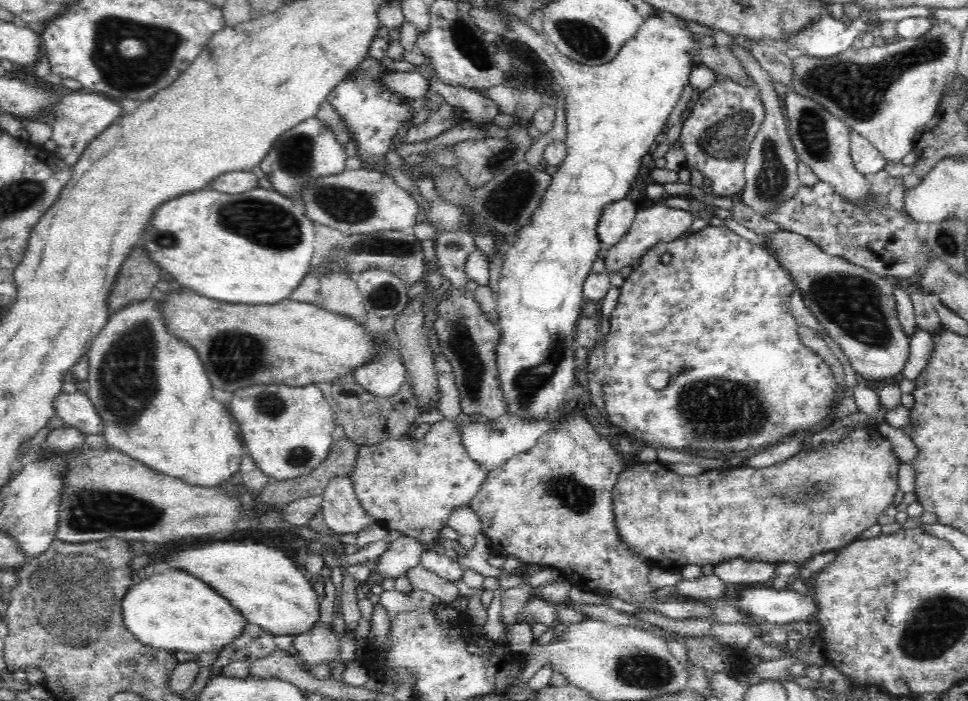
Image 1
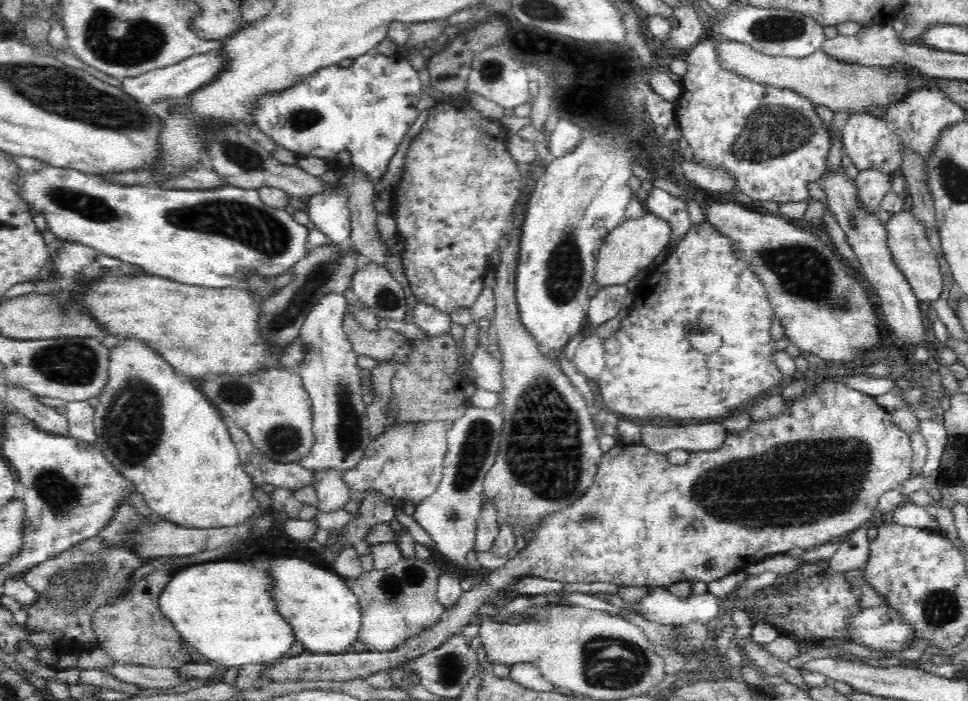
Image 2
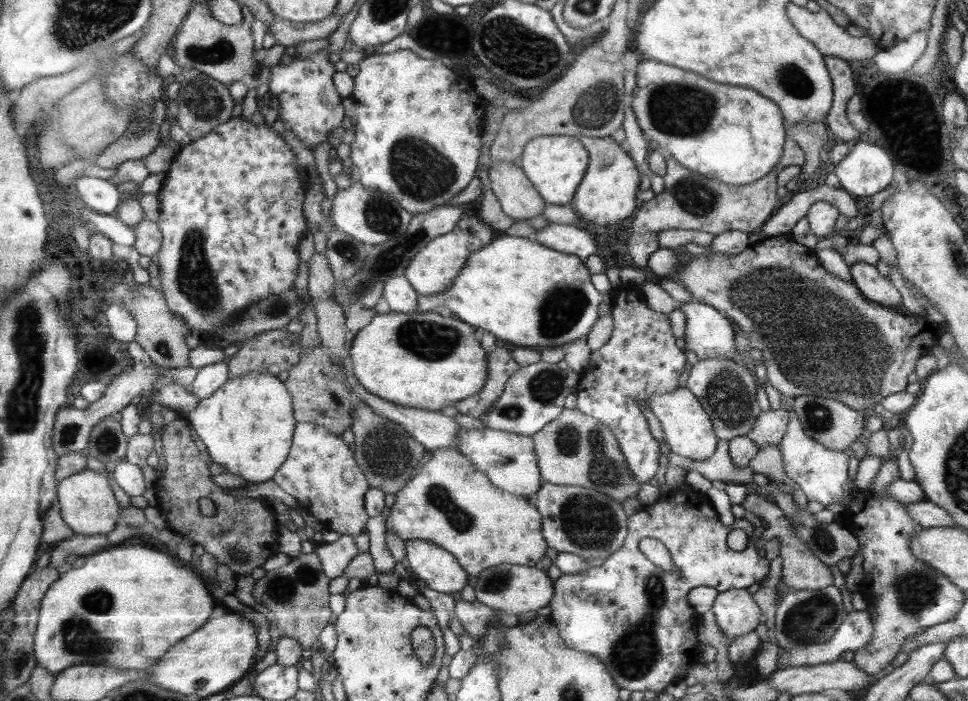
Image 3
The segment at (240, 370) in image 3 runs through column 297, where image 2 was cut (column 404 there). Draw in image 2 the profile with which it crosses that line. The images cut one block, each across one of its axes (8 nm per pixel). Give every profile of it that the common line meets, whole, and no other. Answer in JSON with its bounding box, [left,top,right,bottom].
[342,310,413,365]

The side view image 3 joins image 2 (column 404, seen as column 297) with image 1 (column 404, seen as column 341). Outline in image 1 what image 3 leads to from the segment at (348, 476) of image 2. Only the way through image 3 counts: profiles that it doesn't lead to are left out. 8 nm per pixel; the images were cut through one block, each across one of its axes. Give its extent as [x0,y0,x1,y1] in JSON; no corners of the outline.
[351,412,489,544]

